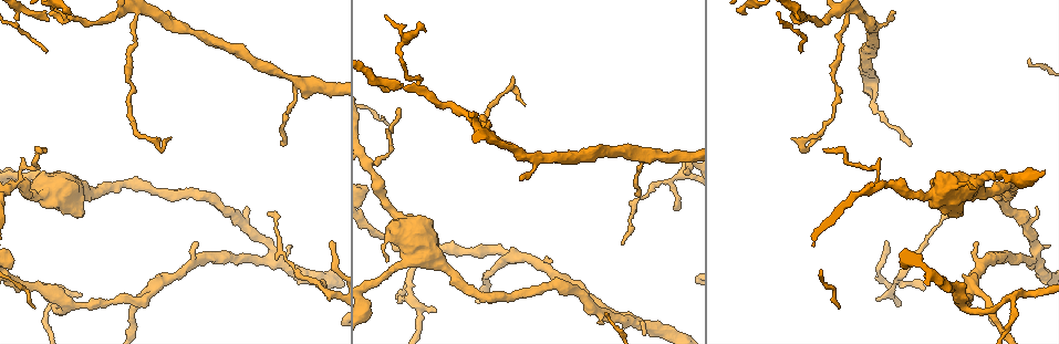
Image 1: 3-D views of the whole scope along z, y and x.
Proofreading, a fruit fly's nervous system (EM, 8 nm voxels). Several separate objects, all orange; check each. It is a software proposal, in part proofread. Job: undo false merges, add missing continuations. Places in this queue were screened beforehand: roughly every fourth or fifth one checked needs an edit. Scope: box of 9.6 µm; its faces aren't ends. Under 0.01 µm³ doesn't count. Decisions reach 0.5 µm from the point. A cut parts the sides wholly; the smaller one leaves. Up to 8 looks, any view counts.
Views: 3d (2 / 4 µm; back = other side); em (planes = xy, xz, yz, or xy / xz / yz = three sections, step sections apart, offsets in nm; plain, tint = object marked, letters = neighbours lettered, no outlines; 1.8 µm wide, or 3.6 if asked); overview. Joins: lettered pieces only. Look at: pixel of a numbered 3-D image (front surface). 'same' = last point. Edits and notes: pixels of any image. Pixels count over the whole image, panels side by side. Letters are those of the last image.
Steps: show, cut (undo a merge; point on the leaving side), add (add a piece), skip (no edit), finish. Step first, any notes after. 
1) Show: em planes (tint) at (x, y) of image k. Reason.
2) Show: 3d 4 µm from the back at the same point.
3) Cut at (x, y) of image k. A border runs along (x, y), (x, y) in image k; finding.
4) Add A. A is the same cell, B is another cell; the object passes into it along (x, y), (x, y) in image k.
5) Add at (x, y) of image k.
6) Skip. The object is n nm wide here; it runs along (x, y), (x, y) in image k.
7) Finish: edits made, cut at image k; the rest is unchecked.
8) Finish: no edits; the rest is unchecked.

Show: 3d 4 µm at (871, 80) of image 1. A fork.

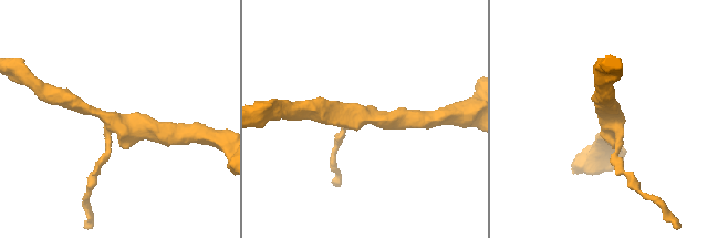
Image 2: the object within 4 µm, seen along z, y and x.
Show: em planes (letters) at (360, 116) of image 2. 3 arms meet here.

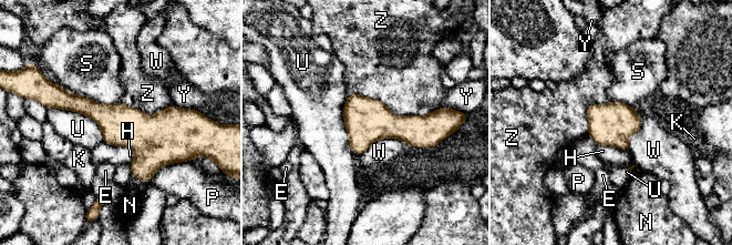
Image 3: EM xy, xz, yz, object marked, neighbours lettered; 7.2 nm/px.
Skip. E, H, K, N, P, S, U, W, Y and Z are other cells; it runs along (53, 105), (184, 116) in image 3; all the same neuron.

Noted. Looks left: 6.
Show: 3d 4 µm at (806, 13) of image 1. Branch point.

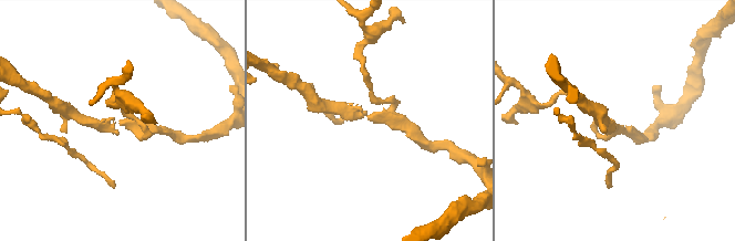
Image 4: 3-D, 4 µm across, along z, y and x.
Show: em planes (plain) at (383, 114) of image 4. 3 arms meet here.

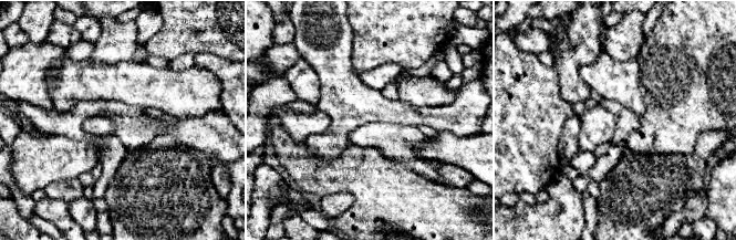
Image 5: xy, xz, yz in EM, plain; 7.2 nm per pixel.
Show: em planes (letters) at the same point. See the neighbours.

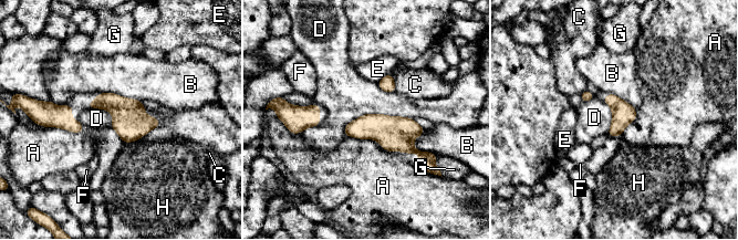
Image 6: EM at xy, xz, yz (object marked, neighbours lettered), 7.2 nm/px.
Skip. The object is 160 nm wide here; A, B, C, D, E, F, G and H are other cells; all the same neuron.

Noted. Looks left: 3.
Show: 3d 4 µm at (409, 254) of image 1. Sudden change in width.

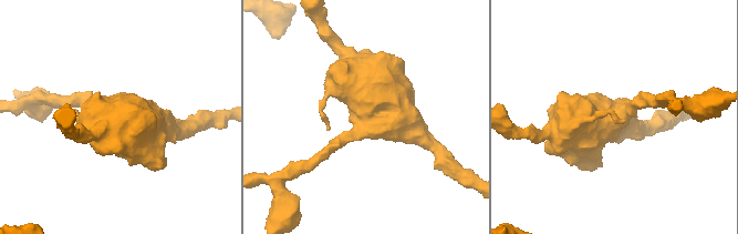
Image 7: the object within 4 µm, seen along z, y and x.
Show: em planes (tint) at (609, 117) of image 7. Need the tissue.

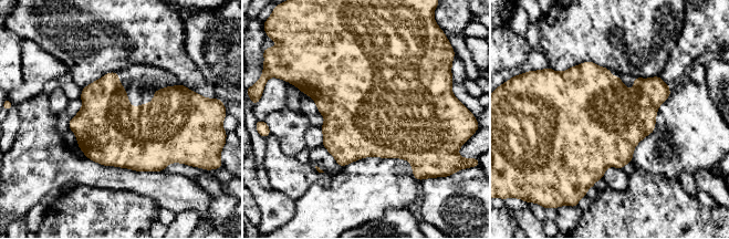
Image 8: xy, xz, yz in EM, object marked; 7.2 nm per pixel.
Show: em planes (letters) at the same point. See the neighbours.

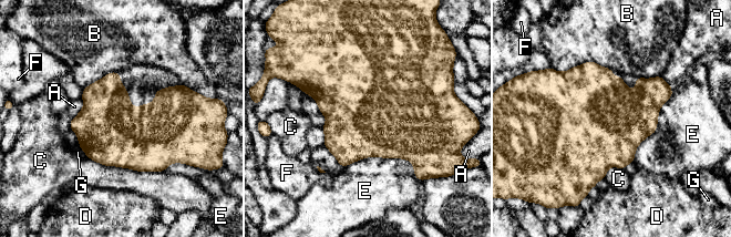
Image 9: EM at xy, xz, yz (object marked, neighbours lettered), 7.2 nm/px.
Skip. A, B, C, D, E, F and G are other cells; a border runs along (304, 92), (325, 116), (322, 126) in image 9; one neuron here.

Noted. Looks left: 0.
Finish: no edits; the rest is unchecked.

